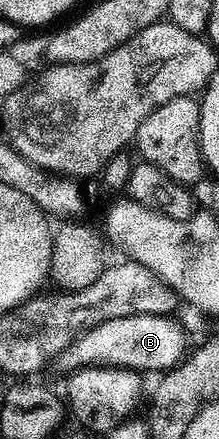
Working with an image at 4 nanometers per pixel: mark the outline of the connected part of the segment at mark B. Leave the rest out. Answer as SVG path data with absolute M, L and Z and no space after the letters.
M138 314L114 318L82 333L73 344L58 356L58 363L71 374L81 368L103 366L106 368L132 368L141 374L163 374L176 367L186 355L184 332L172 321L171 315L151 316Z

